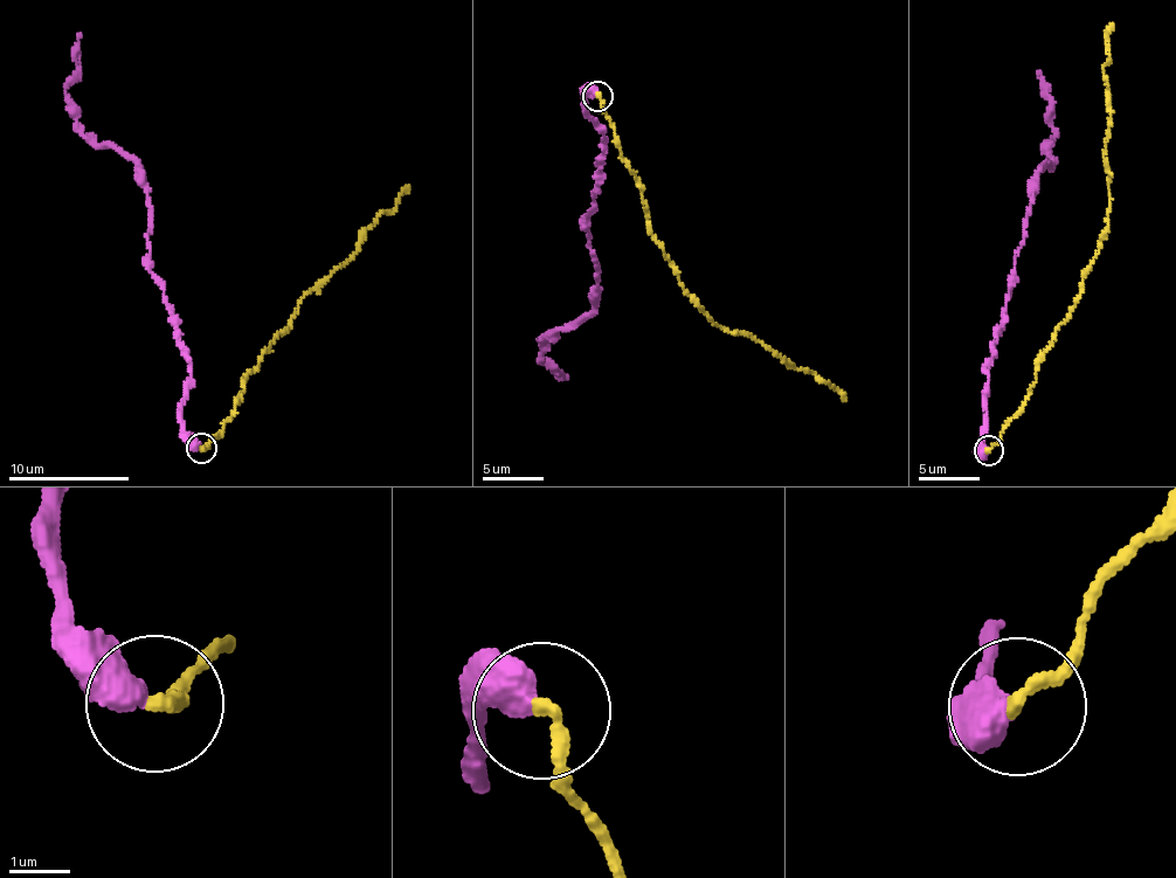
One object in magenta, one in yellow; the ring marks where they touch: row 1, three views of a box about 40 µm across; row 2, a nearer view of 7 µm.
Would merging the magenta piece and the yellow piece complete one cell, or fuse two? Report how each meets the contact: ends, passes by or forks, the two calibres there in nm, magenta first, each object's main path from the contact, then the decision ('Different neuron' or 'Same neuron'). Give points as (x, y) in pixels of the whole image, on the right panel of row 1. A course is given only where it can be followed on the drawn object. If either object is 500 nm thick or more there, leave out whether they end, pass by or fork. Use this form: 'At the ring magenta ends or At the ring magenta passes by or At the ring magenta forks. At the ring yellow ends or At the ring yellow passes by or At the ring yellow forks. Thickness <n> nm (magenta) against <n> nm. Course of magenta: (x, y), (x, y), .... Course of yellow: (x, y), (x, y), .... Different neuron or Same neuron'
Thickness 500 nm (magenta) against 190 nm. Course of magenta: (987, 450), (986, 361), (1004, 324), (1033, 180), (1049, 168), (1055, 132), (1037, 70). Course of yellow: (989, 449), (1022, 405), (1036, 359), (1070, 311), (1107, 223), (1111, 115), (1102, 68), (1113, 23). Different neuron

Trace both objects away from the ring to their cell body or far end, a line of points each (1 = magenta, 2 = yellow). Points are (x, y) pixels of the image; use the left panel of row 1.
1: (200, 447), (181, 419), (187, 352), (150, 270), (145, 173), (83, 131), (66, 85), (81, 33)
2: (201, 448), (234, 415), (247, 372), (291, 325), (295, 309), (409, 186)

